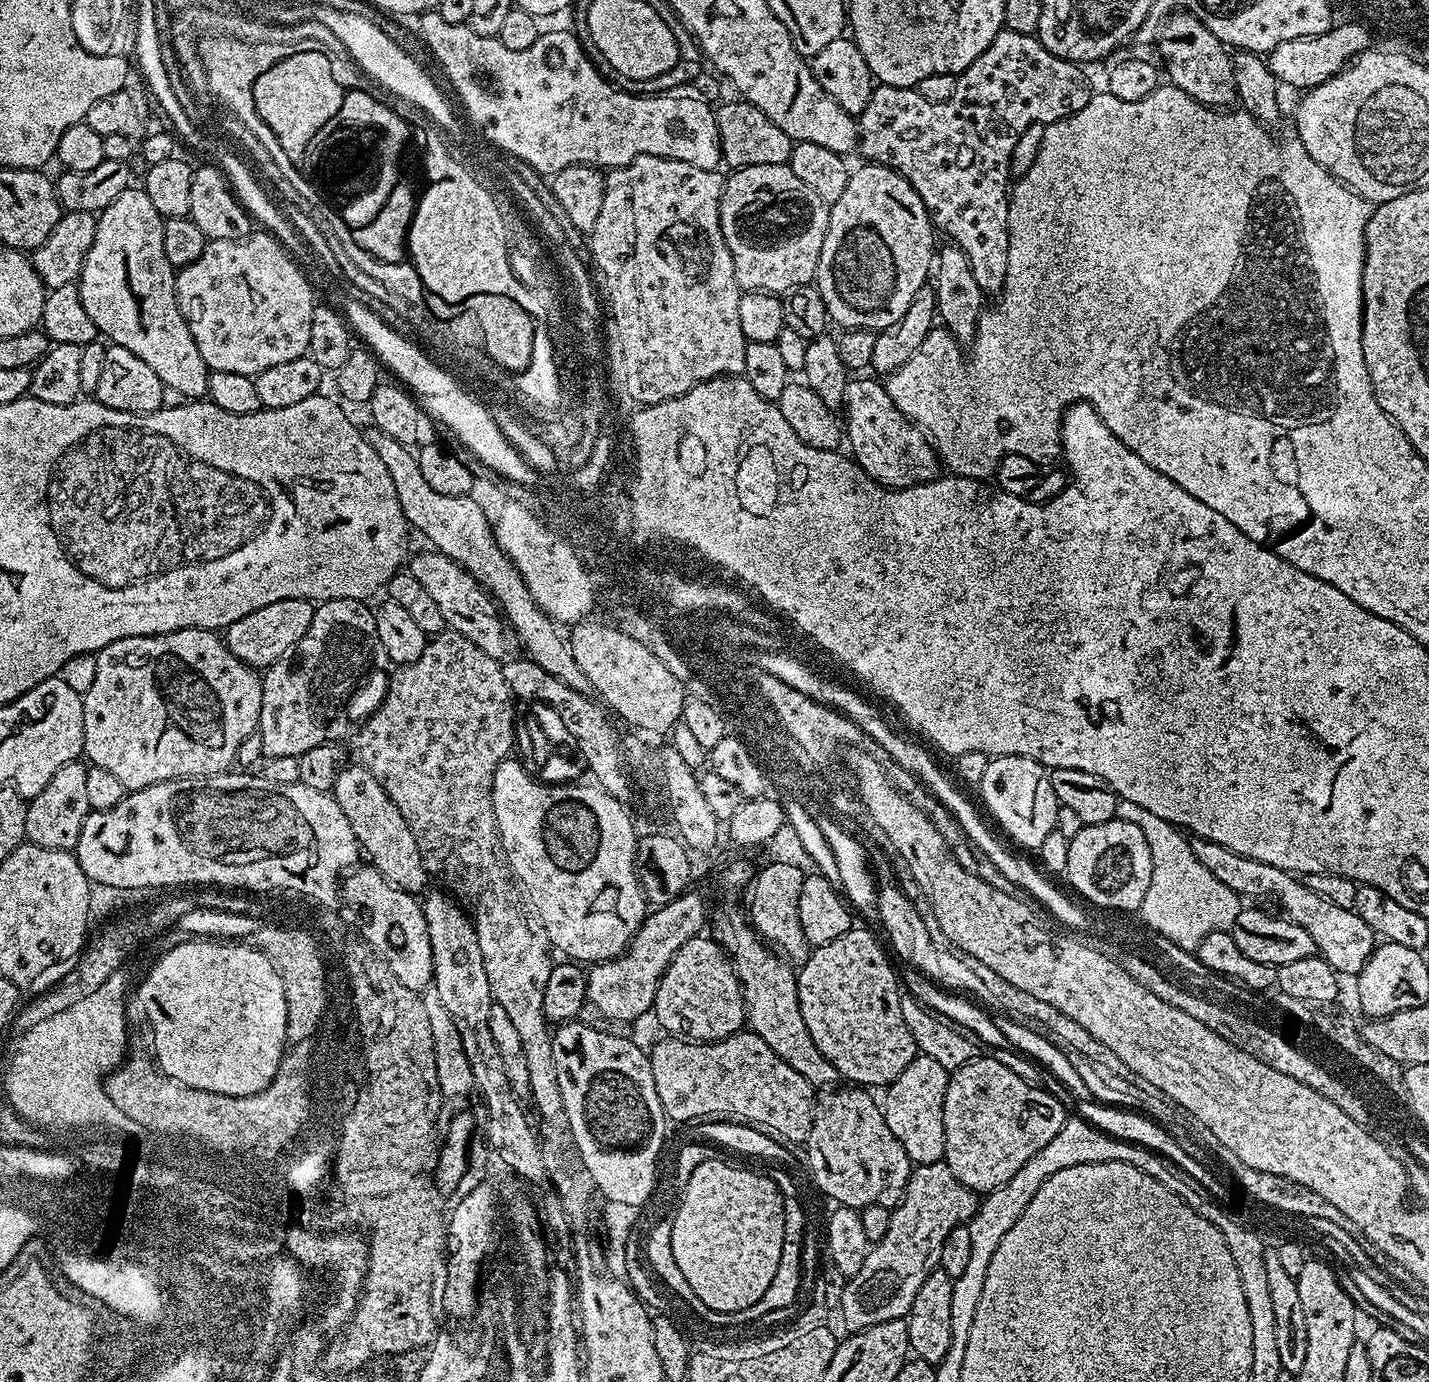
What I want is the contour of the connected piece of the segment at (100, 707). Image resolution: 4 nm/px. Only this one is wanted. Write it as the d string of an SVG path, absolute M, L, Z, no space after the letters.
M180 628L176 632L159 632L156 636L131 636L115 640L95 653L96 669L94 683L84 698L84 750L91 763L110 771L125 788L135 790L157 784L163 780L177 780L187 776L215 776L223 772L237 759L237 752L243 740L255 733L260 726L262 710L262 680L247 664L243 664L237 656L228 650L228 645L215 631L206 628Z

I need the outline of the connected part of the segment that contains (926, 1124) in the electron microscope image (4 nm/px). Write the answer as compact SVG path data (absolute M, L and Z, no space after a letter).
M917 1054L898 1074L898 1078L887 1085L888 1092L882 1096L882 1111L886 1126L890 1126L890 1132L902 1142L902 1148L912 1159L913 1165L938 1164L944 1158L944 1143L946 1134L942 1126L942 1110L946 1098L946 1086L948 1085L949 1069L942 1066L942 1062L934 1062L934 1058L923 1054Z

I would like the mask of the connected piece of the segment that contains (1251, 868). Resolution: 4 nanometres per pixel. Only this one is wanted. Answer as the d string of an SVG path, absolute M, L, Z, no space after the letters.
M1203 838L1191 841L1194 850L1194 858L1218 878L1225 886L1230 886L1241 898L1257 896L1264 900L1267 896L1273 896L1276 904L1292 922L1296 923L1314 940L1314 946L1318 955L1329 964L1341 977L1355 978L1362 970L1372 954L1372 949L1378 944L1375 932L1358 918L1355 910L1334 906L1334 902L1326 902L1322 894L1314 894L1307 886L1302 886L1299 875L1282 870L1278 866L1270 866L1266 862L1258 862L1254 858L1246 858L1234 854L1234 850L1226 850L1226 846L1218 846L1218 842L1210 842Z

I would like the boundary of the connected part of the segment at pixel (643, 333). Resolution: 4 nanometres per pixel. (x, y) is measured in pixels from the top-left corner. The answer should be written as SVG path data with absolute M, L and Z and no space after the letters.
M638 156L636 159L631 160L628 164L622 165L621 168L613 168L607 173L604 181L604 197L602 198L602 211L598 213L598 222L594 222L594 230L590 233L590 260L594 265L595 271L600 271L600 276L604 279L604 292L608 295L608 310L606 306L606 312L612 315L612 341L606 344L606 376L610 381L611 387L615 389L617 393L623 396L625 401L630 402L633 400L636 406L647 406L649 404L664 404L667 400L673 400L678 398L682 394L686 394L694 386L698 386L703 380L712 380L716 376L738 376L741 375L746 366L746 346L749 341L744 339L742 334L742 321L738 318L738 302L742 295L742 289L738 278L734 272L734 258L730 250L728 249L728 243L724 240L722 234L722 226L720 225L720 195L724 193L724 181L723 175L719 176L719 171L711 168L699 168L694 166L690 162L682 162L681 160L667 160L661 156Z

